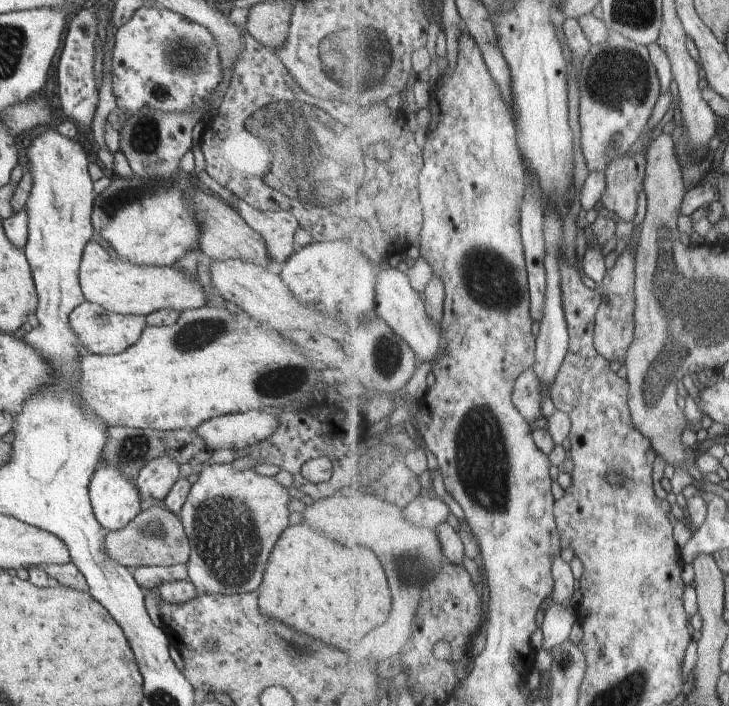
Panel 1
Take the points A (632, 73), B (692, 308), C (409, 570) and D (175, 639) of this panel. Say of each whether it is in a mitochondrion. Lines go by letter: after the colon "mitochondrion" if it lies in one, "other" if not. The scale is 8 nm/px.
A: mitochondrion
B: mitochondrion
C: mitochondrion
D: other

